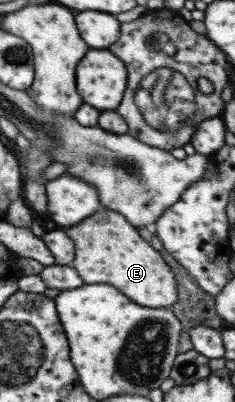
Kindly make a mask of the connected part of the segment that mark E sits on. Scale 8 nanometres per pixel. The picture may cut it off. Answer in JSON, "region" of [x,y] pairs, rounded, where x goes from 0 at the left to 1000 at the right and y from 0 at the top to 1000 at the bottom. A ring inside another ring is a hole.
{"region":[[[434,522],[391,532],[349,557],[281,567],[281,582],[323,607],[323,642],[306,662],[366,706],[477,706],[562,751],[621,766],[728,764],[753,749],[753,706],[723,662],[681,627],[613,602],[579,567],[502,527]]]}

